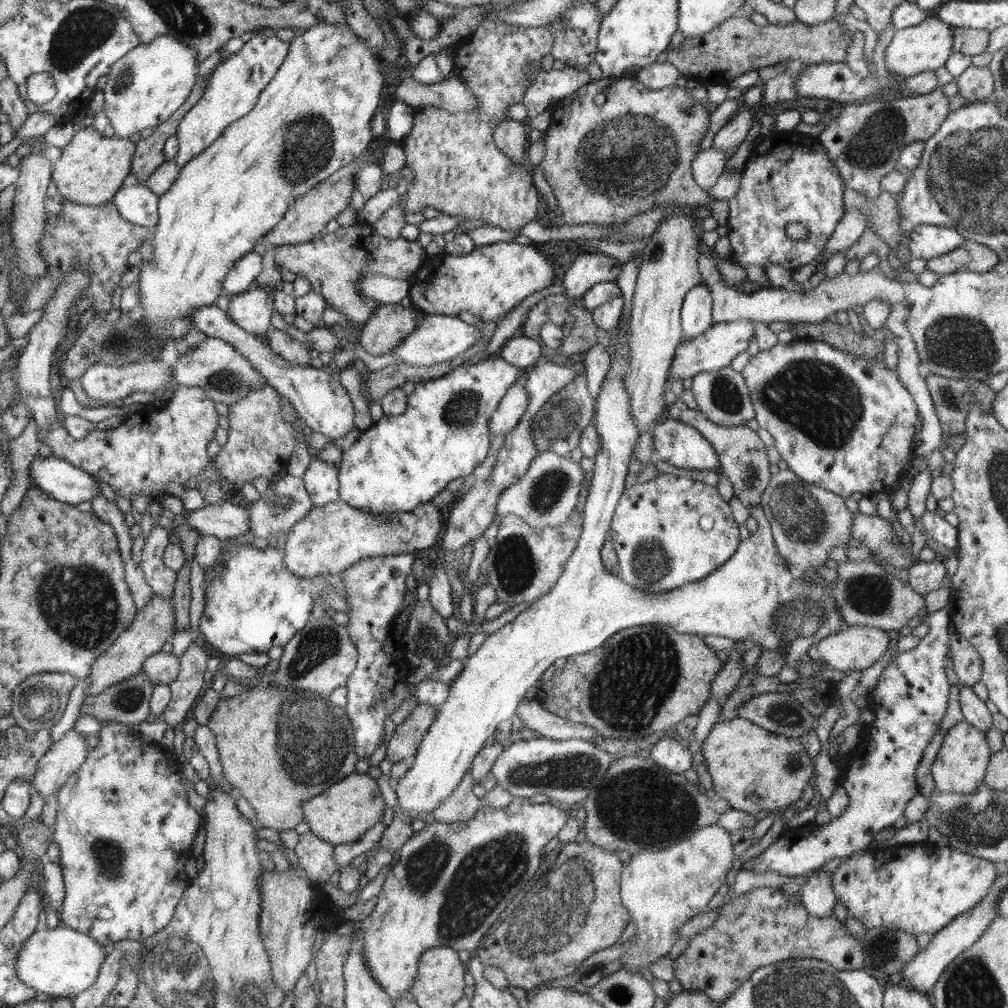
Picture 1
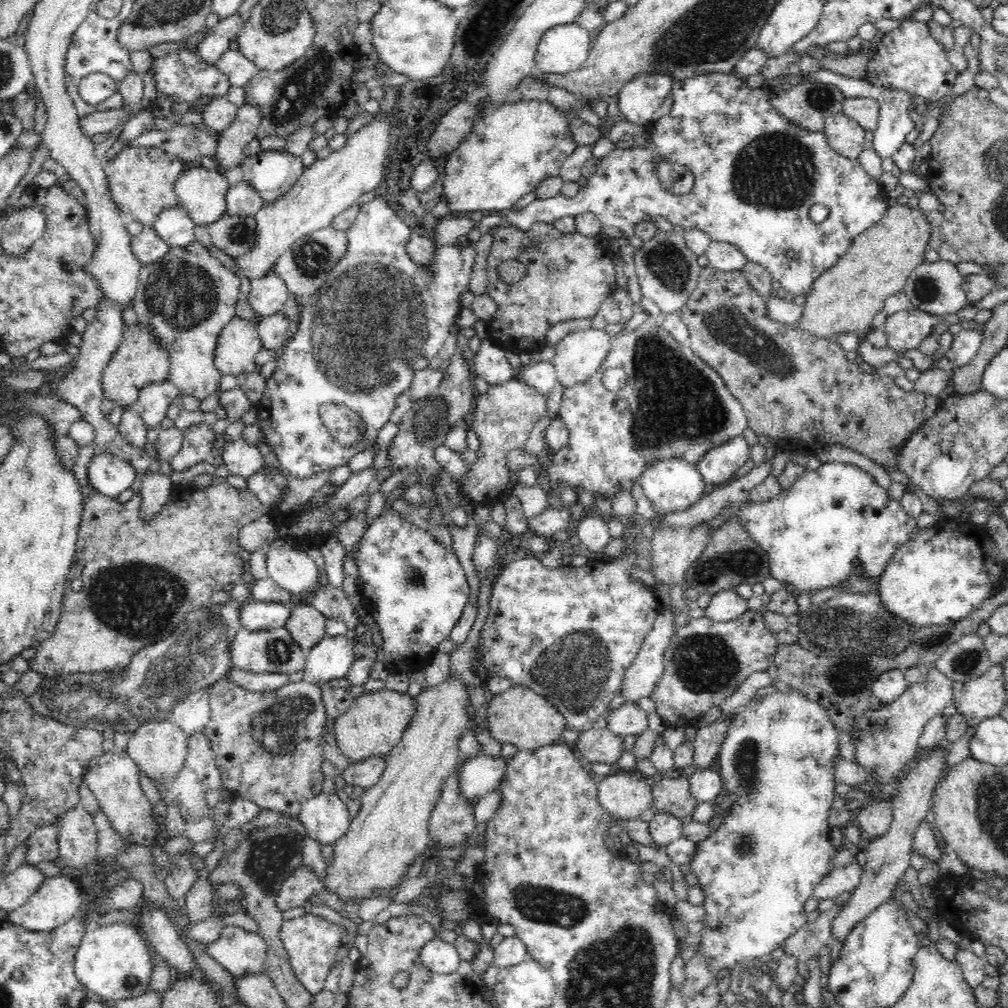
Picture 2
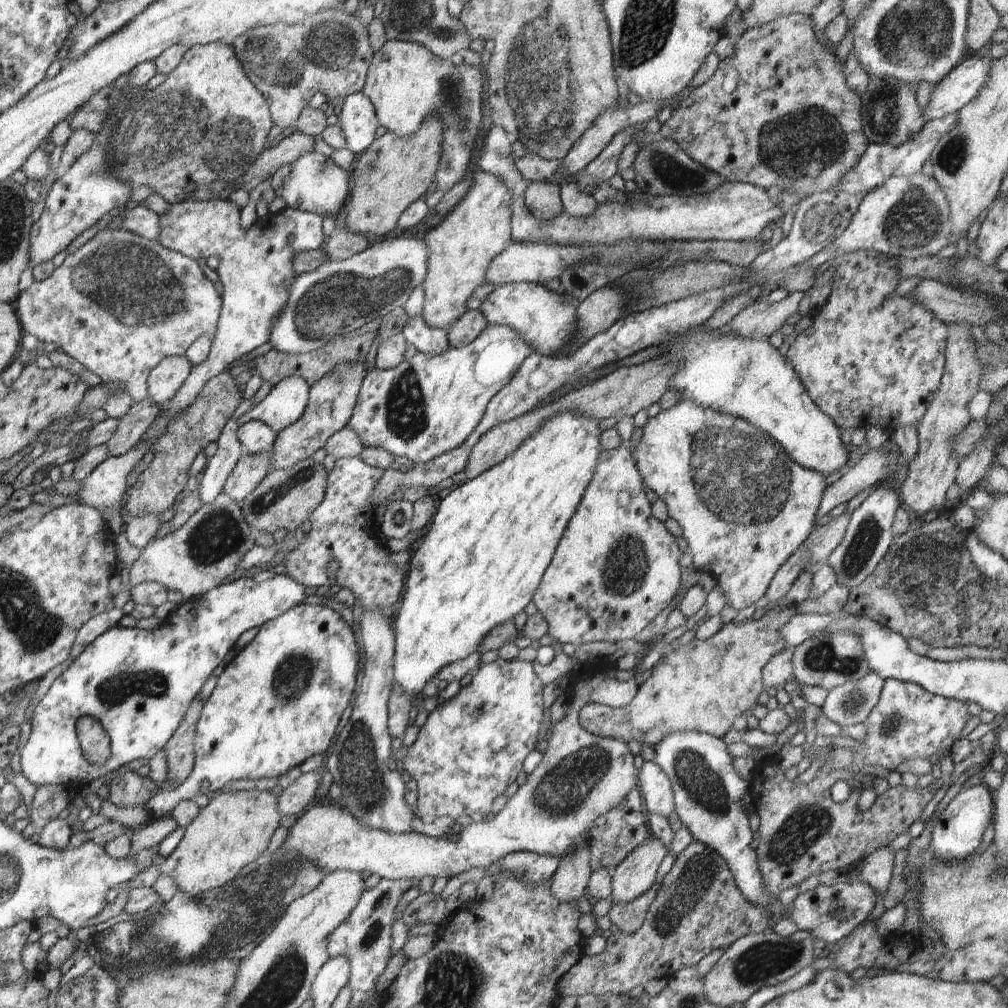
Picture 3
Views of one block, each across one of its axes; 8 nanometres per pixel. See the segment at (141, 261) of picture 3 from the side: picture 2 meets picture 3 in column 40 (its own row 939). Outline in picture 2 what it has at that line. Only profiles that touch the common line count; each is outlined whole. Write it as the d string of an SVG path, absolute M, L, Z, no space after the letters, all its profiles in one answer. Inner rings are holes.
M307 913L300 918L283 922L279 935L287 950L288 961L296 979L312 995L320 993L325 988L324 984L338 956L338 950L344 945L346 934L347 931L343 927Z

